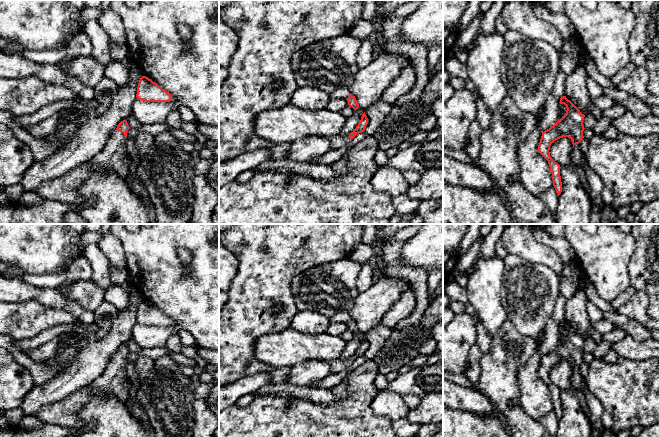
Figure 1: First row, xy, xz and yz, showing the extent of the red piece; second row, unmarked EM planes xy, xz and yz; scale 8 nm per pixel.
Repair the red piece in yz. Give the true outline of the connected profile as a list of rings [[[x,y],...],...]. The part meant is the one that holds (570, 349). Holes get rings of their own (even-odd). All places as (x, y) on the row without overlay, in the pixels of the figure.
[[[566,320],[561,321],[559,327],[566,330],[566,337],[553,350],[542,356],[538,369],[539,377],[548,385],[550,395],[552,397],[553,410],[558,420],[562,416],[562,406],[560,400],[561,391],[550,380],[549,374],[551,368],[562,361],[570,362],[573,368],[573,372],[570,377],[572,387],[577,389],[580,394],[583,394],[582,390],[586,387],[579,368],[584,362],[583,355],[585,352],[583,344],[585,339],[582,338],[580,334],[566,322]]]

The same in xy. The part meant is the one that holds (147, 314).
[[[142,300],[139,304],[136,321],[138,324],[146,326],[170,326],[173,324],[169,316],[146,300]]]

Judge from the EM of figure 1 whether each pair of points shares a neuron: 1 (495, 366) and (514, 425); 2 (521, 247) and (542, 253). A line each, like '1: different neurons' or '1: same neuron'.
1: same neuron
2: same neuron

